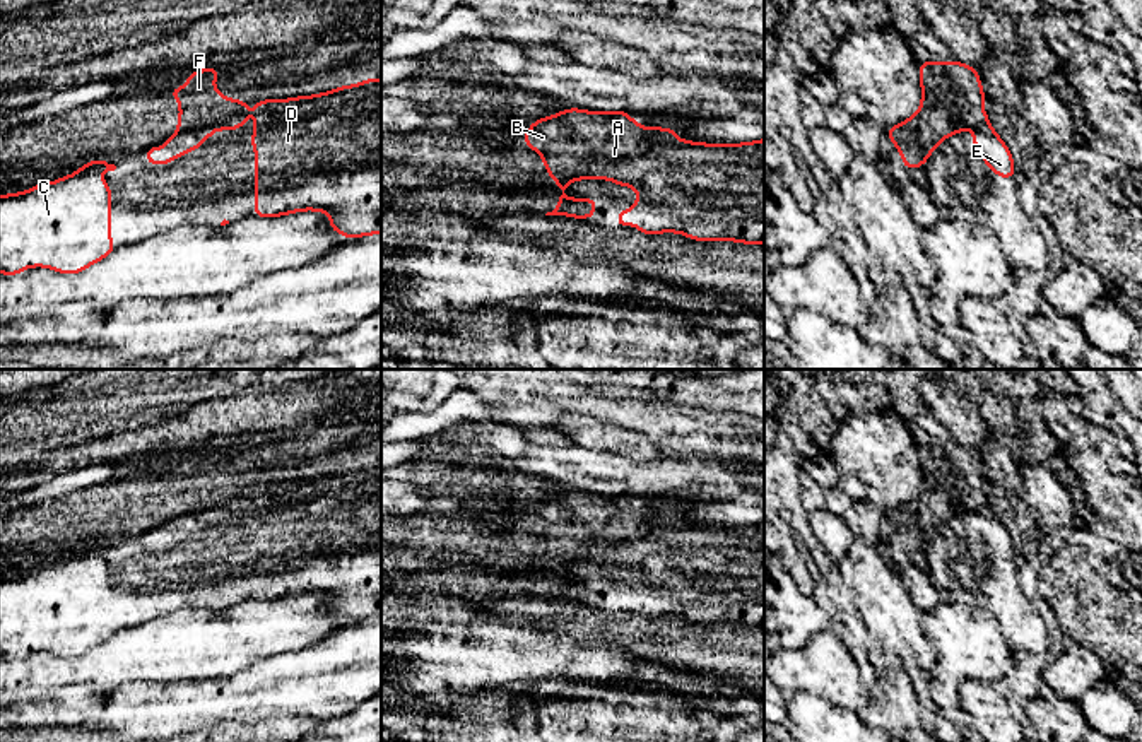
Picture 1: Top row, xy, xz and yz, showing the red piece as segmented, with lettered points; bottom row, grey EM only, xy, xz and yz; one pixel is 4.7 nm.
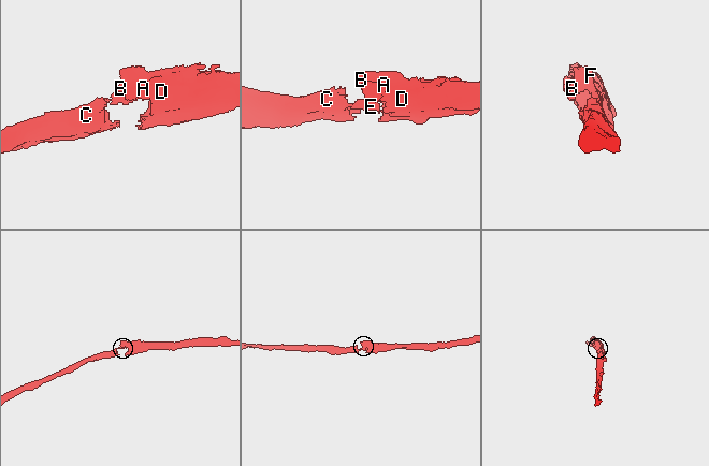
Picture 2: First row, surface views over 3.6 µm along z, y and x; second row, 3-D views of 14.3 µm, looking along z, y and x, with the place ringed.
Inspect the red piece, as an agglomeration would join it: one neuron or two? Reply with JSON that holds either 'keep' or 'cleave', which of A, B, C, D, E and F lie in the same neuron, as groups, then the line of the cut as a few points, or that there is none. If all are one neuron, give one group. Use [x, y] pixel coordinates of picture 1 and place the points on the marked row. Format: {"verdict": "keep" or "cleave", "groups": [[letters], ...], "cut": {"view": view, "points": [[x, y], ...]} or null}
{"verdict": "keep", "groups": [["A", "B", "C", "D", "E", "F"]], "cut": null}

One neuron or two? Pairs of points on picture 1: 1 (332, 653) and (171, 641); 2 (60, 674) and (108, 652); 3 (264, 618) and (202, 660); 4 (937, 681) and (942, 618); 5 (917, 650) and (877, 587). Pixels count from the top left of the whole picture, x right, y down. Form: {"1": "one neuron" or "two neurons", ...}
{"1": "two neurons", "2": "one neuron", "3": "one neuron", "4": "one neuron", "5": "one neuron"}

